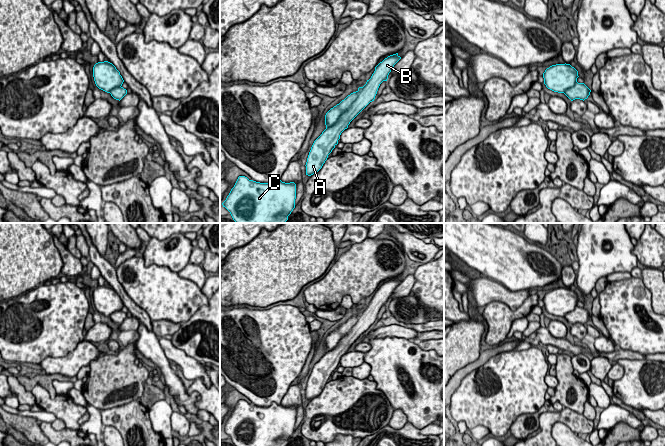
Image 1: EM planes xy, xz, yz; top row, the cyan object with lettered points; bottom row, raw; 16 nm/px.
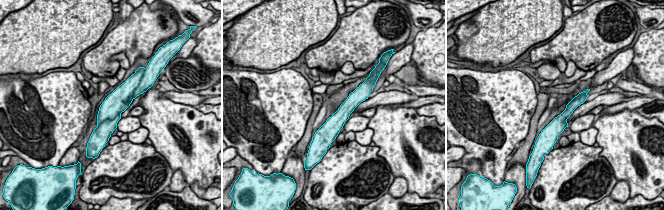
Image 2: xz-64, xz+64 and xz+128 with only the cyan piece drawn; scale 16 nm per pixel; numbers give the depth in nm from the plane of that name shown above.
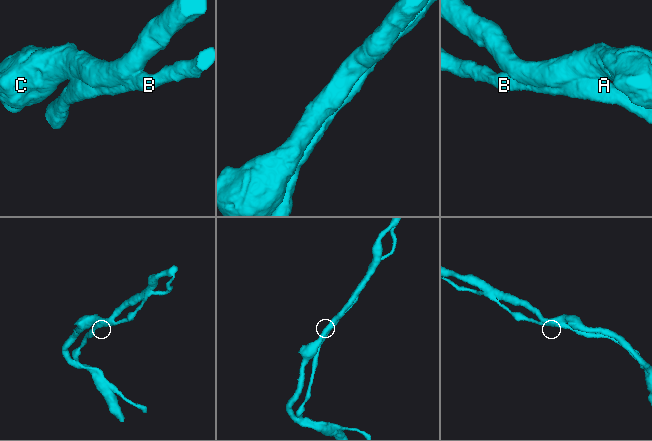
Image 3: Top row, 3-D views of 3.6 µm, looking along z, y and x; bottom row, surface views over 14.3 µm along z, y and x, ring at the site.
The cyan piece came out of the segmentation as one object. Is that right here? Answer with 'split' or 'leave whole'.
leave whole

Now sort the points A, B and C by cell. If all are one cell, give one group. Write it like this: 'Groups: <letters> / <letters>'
Groups: A B C

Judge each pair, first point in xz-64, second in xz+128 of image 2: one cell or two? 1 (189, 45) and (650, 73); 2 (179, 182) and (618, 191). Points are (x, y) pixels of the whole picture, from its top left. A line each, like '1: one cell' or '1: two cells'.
1: two cells
2: one cell

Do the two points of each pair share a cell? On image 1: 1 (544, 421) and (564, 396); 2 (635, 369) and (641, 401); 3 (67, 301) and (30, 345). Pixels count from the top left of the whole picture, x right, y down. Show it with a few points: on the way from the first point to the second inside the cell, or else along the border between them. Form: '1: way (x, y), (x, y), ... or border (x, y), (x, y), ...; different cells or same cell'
1: border (563, 406), (583, 414); different cells
2: way (637, 377), (641, 385), (641, 393); same cell
3: way (57, 312), (44, 325), (40, 335); same cell

